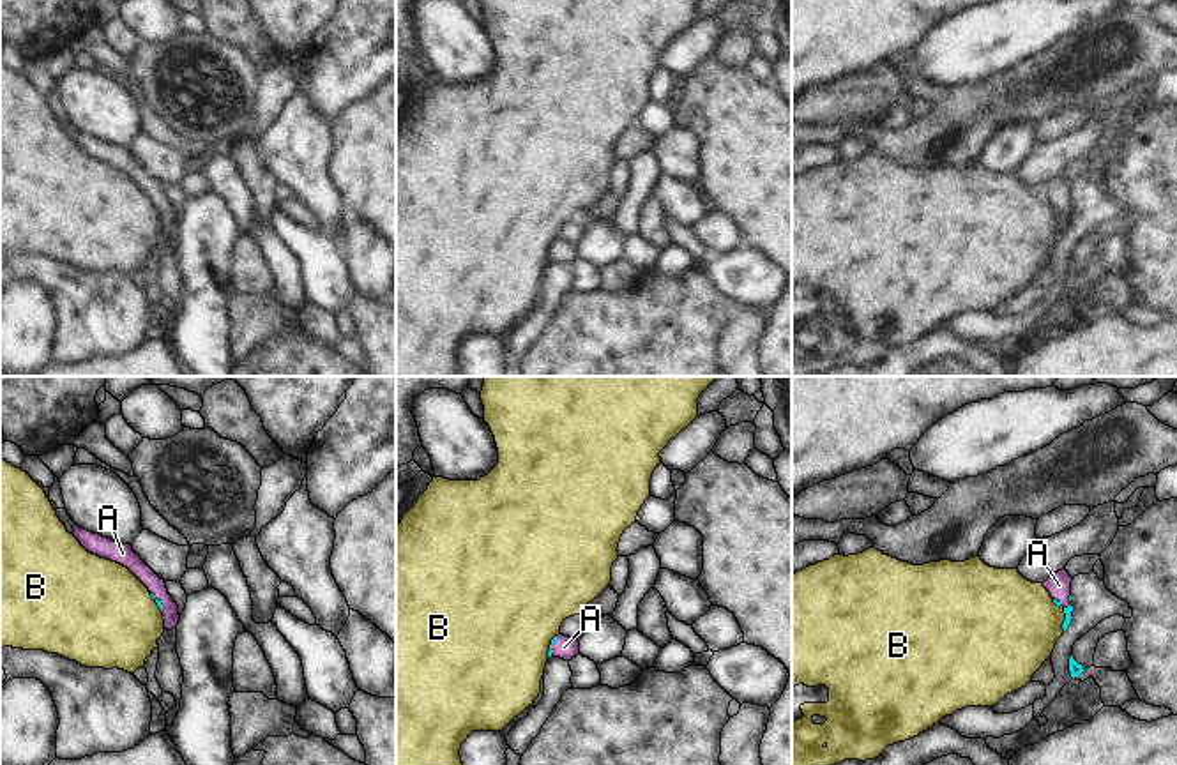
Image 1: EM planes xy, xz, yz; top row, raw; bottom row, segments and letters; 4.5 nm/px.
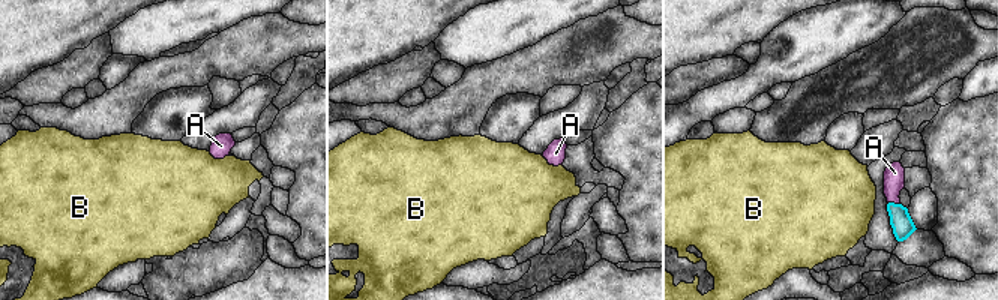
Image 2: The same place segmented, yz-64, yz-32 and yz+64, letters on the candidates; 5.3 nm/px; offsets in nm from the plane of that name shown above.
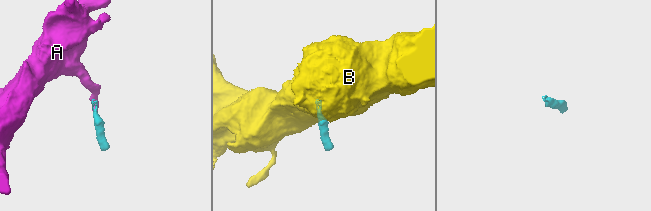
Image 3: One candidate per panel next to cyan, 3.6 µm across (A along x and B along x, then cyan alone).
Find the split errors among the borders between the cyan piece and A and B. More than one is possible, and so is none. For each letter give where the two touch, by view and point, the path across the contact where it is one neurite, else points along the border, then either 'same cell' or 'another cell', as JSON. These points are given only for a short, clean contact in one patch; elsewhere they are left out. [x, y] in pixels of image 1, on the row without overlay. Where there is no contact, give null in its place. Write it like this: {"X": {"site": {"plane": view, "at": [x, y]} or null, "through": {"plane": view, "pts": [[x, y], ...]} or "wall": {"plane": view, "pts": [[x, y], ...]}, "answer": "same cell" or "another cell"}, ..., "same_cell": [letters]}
{"A": {"site": {"plane": "yz", "at": [1061, 211]}, "through": {"plane": "yz", "pts": [[1057, 207], [1061, 211], [1059, 189]]}, "answer": "same cell"}, "B": {"site": {"plane": "yz", "at": [1066, 219]}, "wall": {"plane": "yz", "pts": [[1052, 204], [1064, 218], [1064, 234]]}, "answer": "another cell"}, "same_cell": ["A"]}

